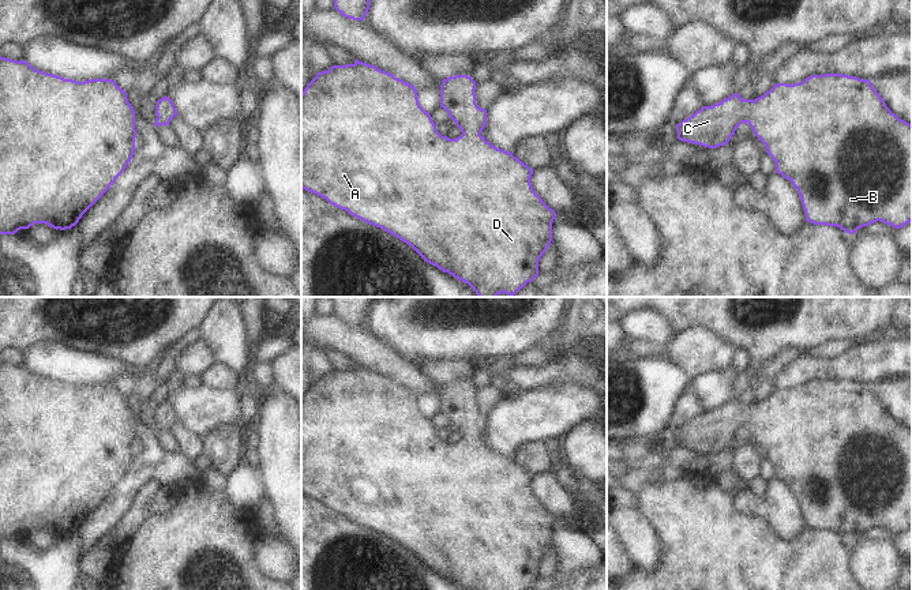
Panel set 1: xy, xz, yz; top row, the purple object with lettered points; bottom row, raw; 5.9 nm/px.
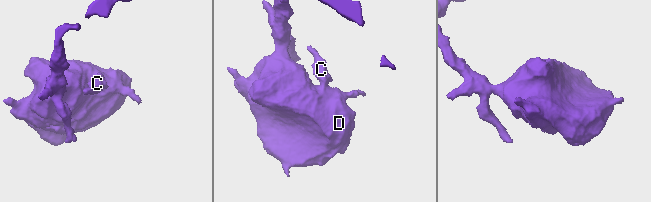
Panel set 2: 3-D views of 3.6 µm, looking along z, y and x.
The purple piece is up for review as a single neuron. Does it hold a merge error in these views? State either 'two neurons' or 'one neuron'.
one neuron

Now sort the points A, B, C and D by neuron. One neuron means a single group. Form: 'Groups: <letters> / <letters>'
Groups: A B C D.

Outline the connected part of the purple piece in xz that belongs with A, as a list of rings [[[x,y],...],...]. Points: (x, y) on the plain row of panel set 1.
[[[357,364],[353,369],[333,371],[327,376],[318,377],[301,398],[301,493],[395,541],[410,550],[427,568],[468,590],[526,590],[538,580],[538,565],[552,546],[552,527],[556,518],[533,496],[530,489],[533,474],[514,462],[513,458],[492,451],[480,440],[487,429],[487,416],[477,412],[474,395],[476,387],[468,380],[455,380],[442,386],[439,395],[440,413],[449,418],[462,437],[461,441],[450,444],[436,436],[429,418],[419,409],[414,391],[395,383],[393,379]]]

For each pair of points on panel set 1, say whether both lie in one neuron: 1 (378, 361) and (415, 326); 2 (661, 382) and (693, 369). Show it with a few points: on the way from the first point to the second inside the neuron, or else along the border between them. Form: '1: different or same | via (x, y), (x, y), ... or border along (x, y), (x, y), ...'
1: different | border along (366, 330), (413, 363)
2: different | border along (667, 359), (675, 363), (691, 380)

